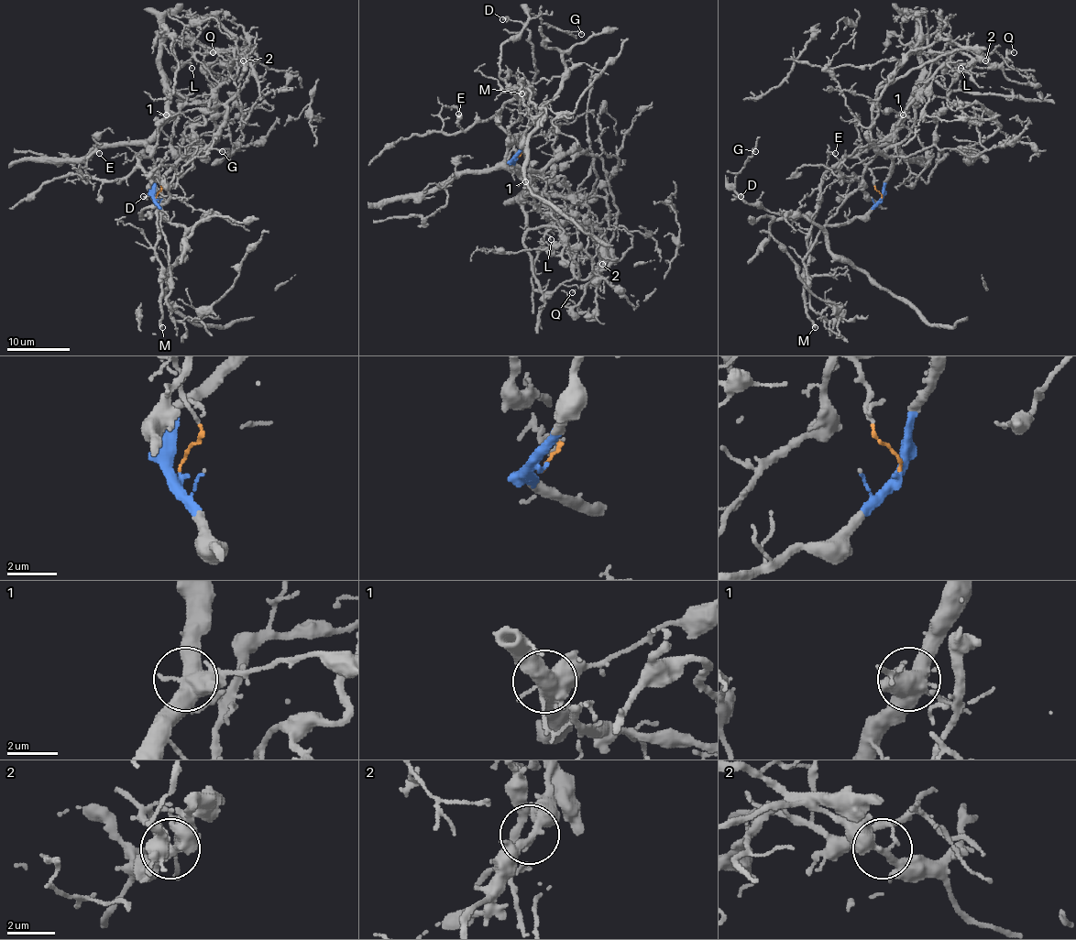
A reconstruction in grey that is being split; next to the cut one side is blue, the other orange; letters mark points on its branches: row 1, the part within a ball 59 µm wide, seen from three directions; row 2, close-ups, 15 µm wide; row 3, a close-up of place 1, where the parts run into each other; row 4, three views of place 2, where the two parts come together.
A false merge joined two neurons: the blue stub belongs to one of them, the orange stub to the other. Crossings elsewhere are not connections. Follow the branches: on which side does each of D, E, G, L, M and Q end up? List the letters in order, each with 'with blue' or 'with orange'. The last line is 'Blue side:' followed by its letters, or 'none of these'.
D: with orange
E: with orange
G: with orange
L: with orange
M: with orange
Q: with blue
Blue side: Q

